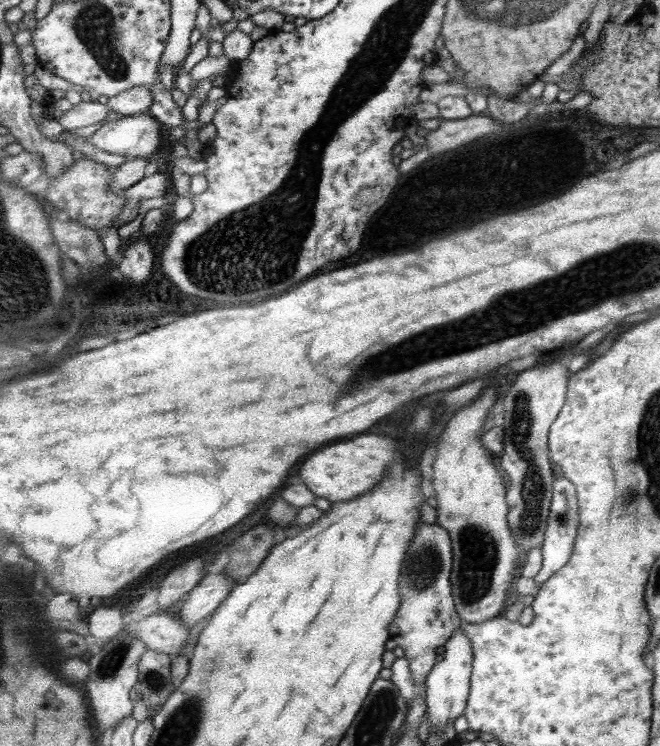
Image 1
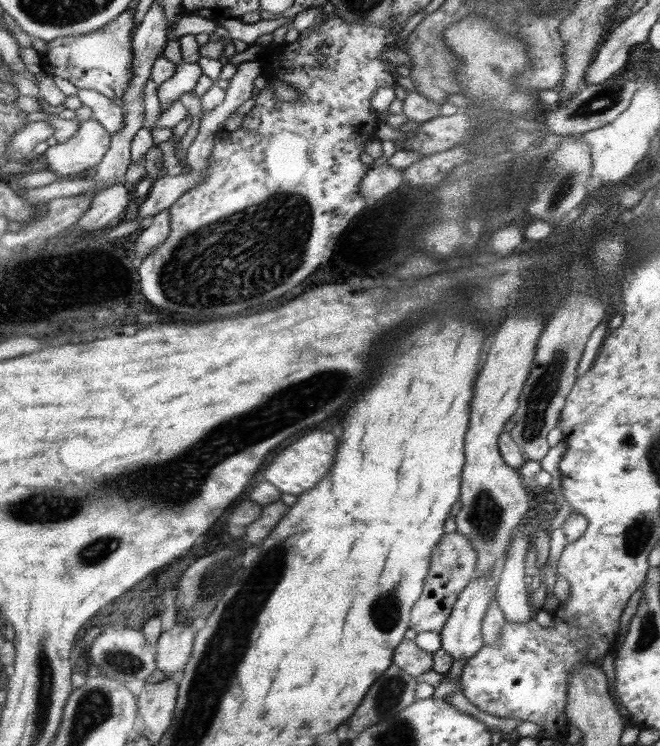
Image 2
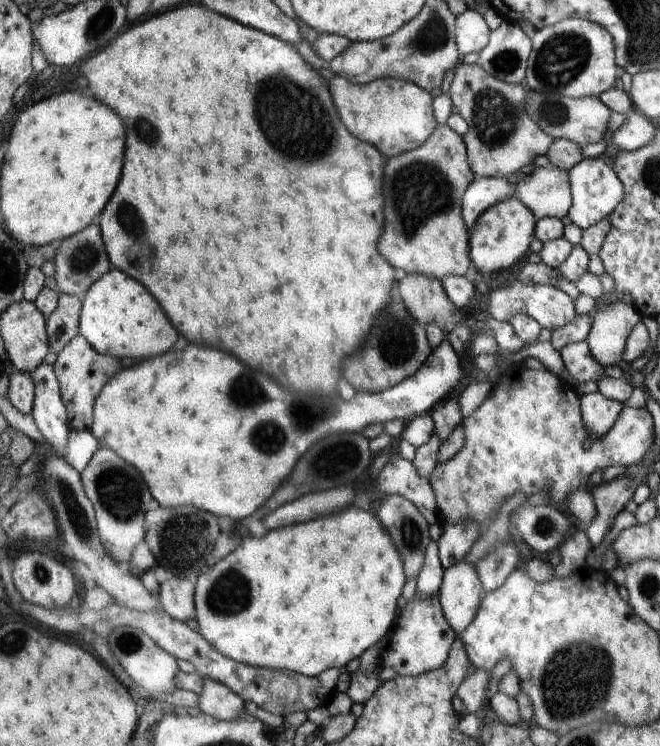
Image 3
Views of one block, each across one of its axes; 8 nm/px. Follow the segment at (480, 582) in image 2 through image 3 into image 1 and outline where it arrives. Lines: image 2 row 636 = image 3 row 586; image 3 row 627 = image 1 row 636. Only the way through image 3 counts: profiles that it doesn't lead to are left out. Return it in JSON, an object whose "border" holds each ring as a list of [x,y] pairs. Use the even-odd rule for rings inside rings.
{"border":[[[462,629],[452,633],[450,639],[443,646],[443,658],[439,663],[434,663],[424,685],[426,685],[425,704],[428,712],[428,724],[430,728],[442,729],[444,725],[454,724],[456,719],[464,714],[467,705],[470,677],[473,662],[473,650],[470,639]]]}

